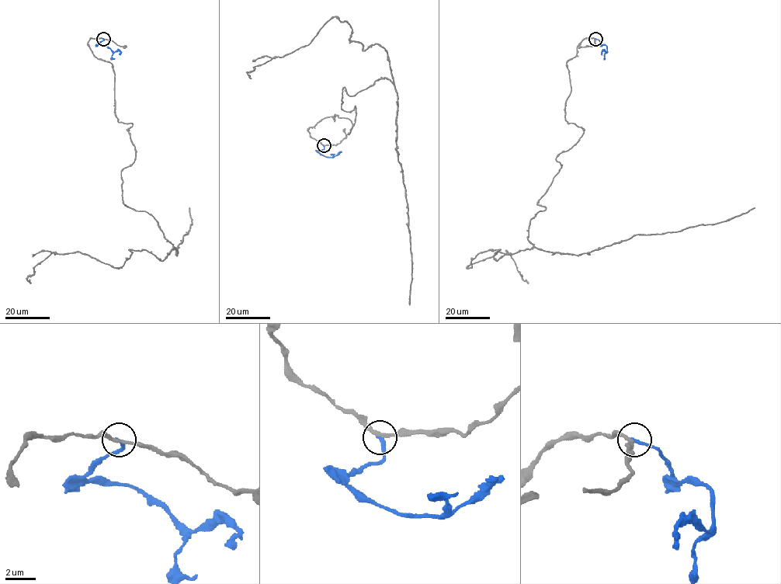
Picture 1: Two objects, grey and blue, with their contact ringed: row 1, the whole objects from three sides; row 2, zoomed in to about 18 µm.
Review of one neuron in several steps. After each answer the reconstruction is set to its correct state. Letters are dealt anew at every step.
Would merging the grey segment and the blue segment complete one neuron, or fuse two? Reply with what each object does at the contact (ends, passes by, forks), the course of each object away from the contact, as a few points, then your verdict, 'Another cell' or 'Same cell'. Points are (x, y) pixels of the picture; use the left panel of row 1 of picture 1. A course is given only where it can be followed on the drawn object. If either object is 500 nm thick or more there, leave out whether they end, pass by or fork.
At the ring grey passes by. At the ring blue ends. Course of grey: (103, 39), (88, 45), (135, 151), (122, 199), (173, 249), (116, 268), (51, 253), (31, 283). Course of blue: (103, 39), (98, 44), (106, 46), (114, 51), (119, 50), (120, 54). Another cell

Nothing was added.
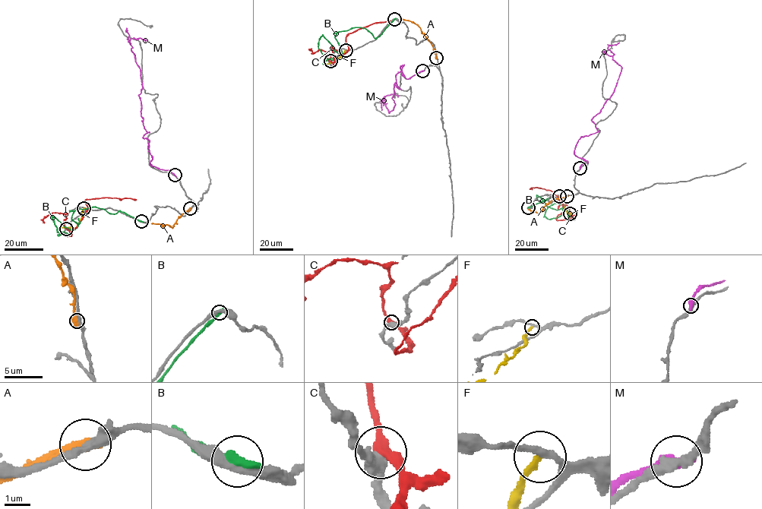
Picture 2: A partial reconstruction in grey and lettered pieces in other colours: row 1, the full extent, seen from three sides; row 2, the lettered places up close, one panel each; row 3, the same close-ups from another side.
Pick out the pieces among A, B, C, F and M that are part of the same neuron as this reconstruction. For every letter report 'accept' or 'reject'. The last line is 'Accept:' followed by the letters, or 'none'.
A: reject
B: reject
C: reject
F: reject
M: reject
Accept: none

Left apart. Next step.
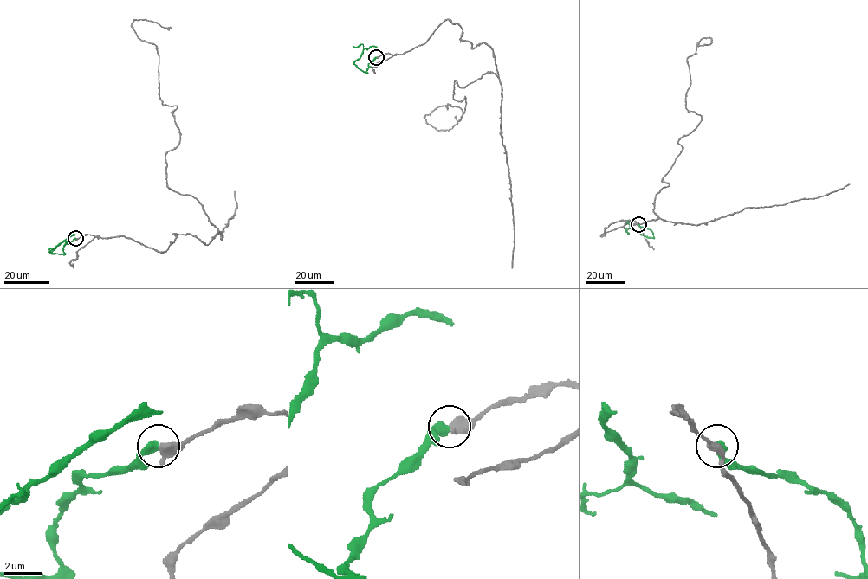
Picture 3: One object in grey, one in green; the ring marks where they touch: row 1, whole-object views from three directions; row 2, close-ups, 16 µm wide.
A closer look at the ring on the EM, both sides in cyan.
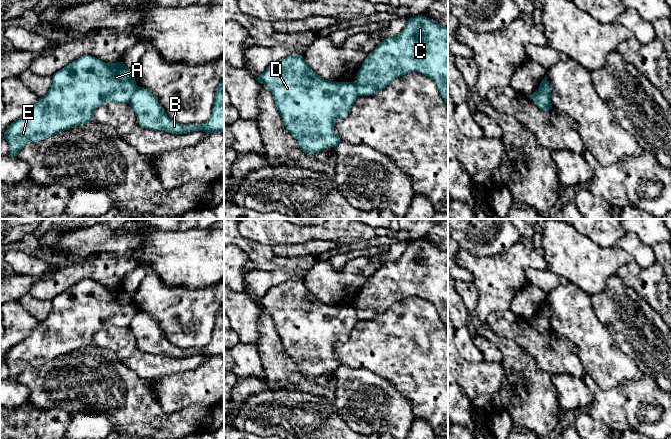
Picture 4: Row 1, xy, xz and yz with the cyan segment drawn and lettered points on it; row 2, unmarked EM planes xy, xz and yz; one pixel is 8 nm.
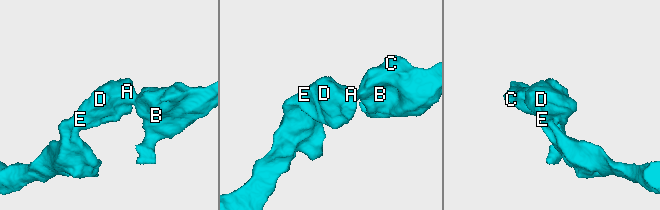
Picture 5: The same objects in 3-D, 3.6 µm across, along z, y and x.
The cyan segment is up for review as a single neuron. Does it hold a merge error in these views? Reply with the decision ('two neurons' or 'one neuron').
two neurons

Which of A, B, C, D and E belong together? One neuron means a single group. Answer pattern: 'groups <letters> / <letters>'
groups A D E / B C

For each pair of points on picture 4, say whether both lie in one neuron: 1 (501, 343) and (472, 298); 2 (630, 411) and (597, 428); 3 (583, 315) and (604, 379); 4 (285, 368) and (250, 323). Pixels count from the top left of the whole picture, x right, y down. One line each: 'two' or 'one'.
1: one
2: two
3: one
4: two

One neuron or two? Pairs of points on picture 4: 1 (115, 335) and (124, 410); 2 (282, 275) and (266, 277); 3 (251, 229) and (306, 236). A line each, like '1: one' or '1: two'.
1: two
2: one
3: one

